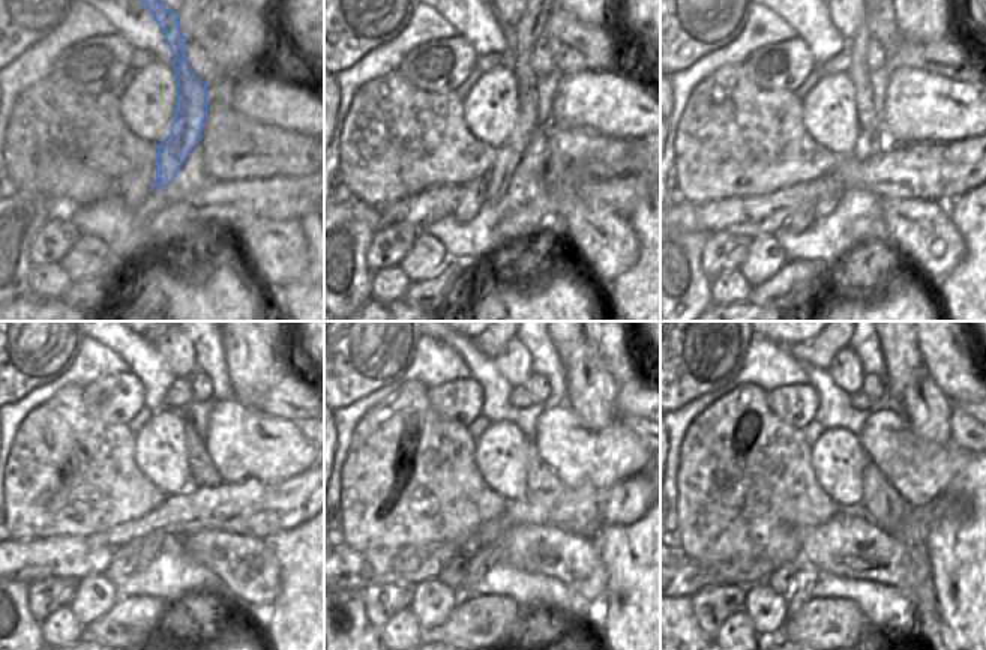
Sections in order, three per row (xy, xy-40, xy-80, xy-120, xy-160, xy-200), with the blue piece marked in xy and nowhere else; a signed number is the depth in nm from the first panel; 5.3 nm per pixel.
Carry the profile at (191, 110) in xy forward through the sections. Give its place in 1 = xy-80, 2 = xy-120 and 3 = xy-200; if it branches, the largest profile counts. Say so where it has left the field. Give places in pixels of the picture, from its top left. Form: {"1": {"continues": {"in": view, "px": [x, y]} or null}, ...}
{"1": {"continues": {"in": "xy-80", "px": [826, 203]}}, "2": {"continues": {"in": "xy-120", "px": [149, 547]}}, "3": {"continues": {"in": "xy-200", "px": [806, 578]}}}

